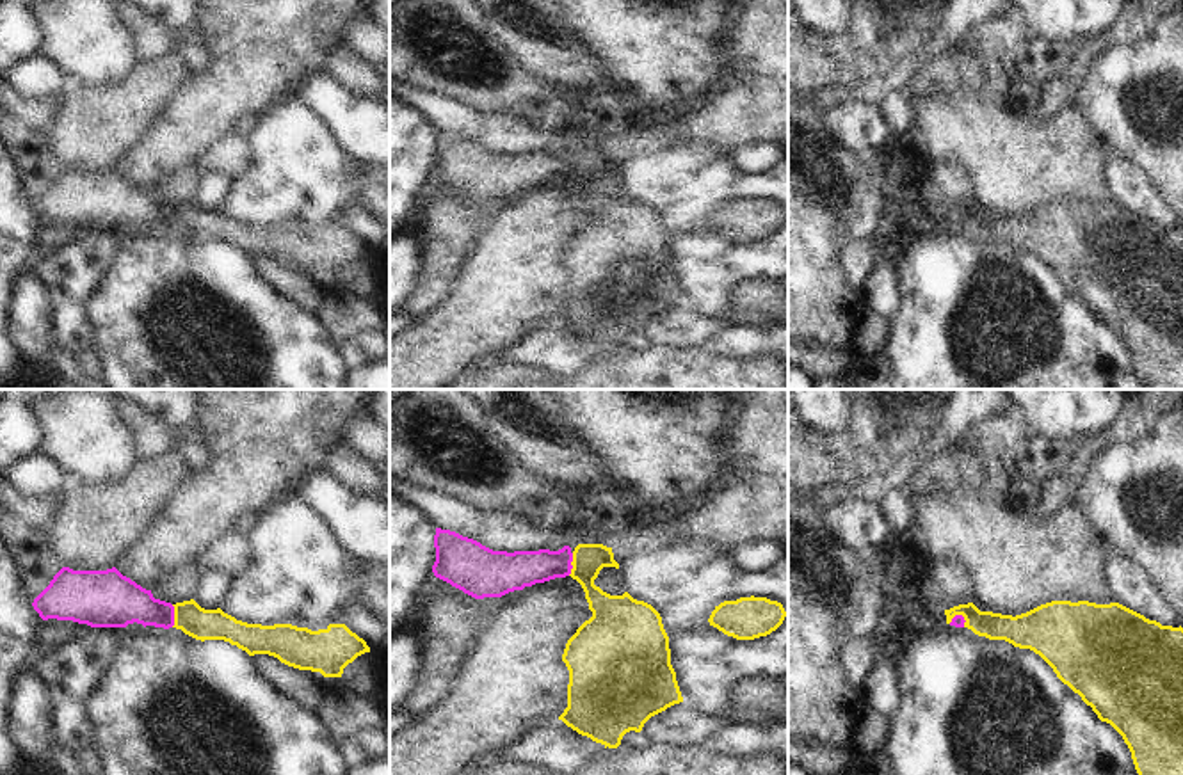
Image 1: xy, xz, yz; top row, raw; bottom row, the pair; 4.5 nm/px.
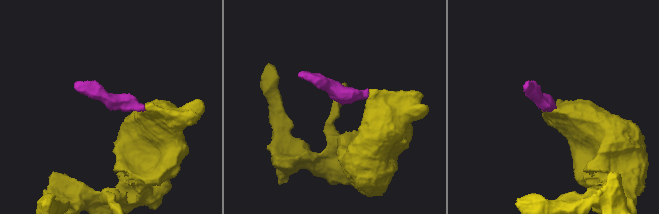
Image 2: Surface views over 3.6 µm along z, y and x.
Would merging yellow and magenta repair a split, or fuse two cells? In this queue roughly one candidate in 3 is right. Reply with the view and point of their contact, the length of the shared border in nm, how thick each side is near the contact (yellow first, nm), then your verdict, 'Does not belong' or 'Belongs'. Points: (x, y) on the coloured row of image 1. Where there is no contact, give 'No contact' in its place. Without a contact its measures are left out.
Touches yellow at xy (175, 615). Shared border 100 nm. Thickness 140 nm (yellow) against 220 nm. Belongs

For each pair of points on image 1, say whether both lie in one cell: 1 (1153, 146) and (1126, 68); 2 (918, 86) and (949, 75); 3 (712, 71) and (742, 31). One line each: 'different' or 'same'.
1: same
2: same
3: different

